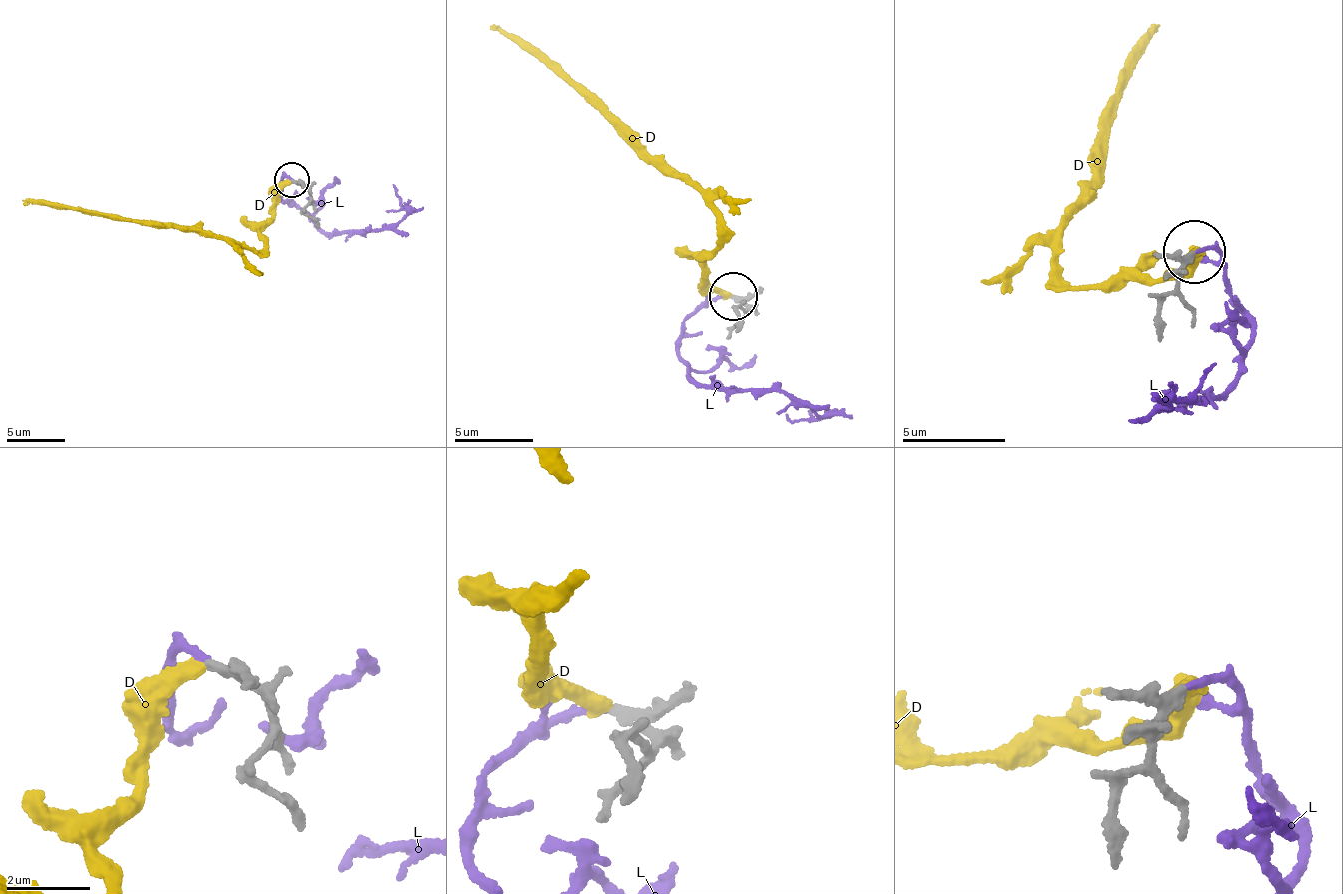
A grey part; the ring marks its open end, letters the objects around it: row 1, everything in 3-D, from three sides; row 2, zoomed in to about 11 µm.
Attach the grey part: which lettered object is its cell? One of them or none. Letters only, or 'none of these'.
L

